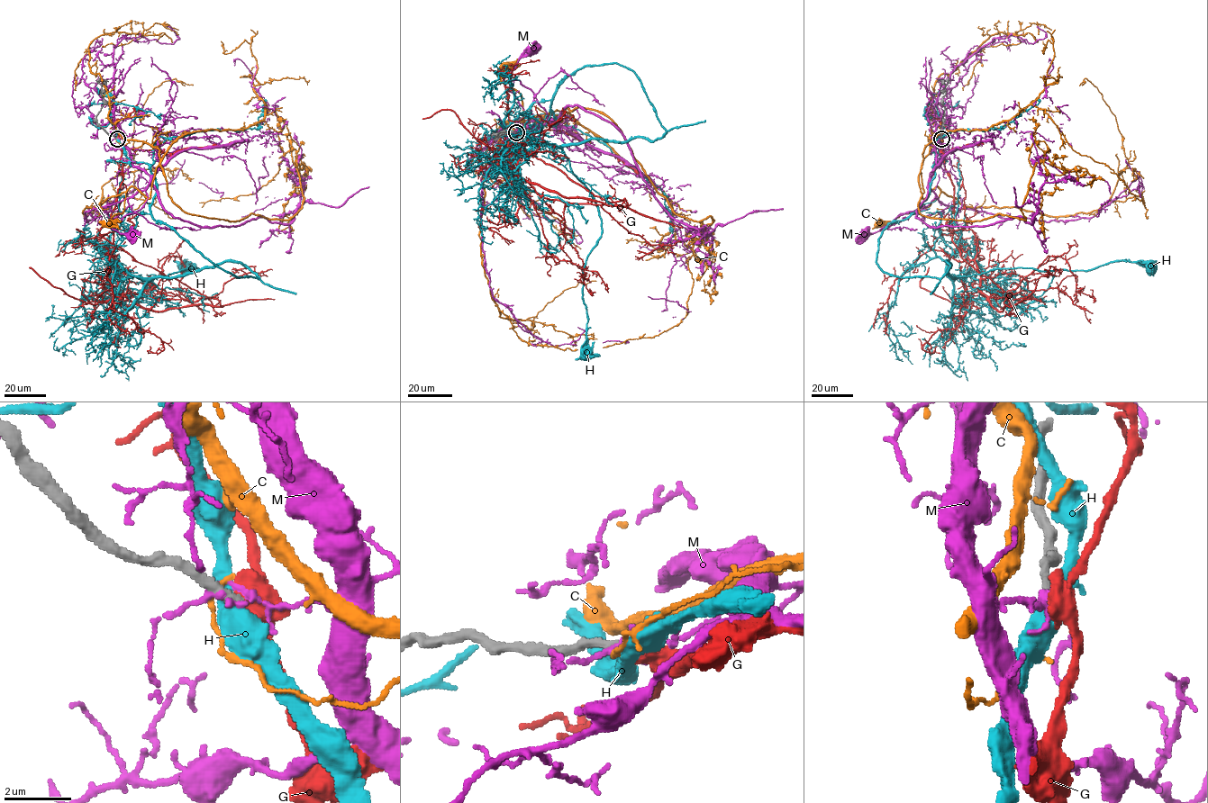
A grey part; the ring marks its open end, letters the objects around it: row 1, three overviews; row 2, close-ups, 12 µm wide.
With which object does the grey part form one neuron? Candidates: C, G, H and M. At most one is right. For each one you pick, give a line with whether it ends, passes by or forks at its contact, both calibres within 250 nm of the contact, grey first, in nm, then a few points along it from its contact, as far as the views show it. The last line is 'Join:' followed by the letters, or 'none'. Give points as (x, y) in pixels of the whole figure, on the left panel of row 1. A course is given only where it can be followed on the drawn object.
G: it passes by; 300 nm thick on the grey side, 480 nm on the other; it runs (117, 139), (122, 182), (95, 244), (109, 248), (126, 296), (158, 284), (175, 257), (187, 298), (186, 290)
Join: G

